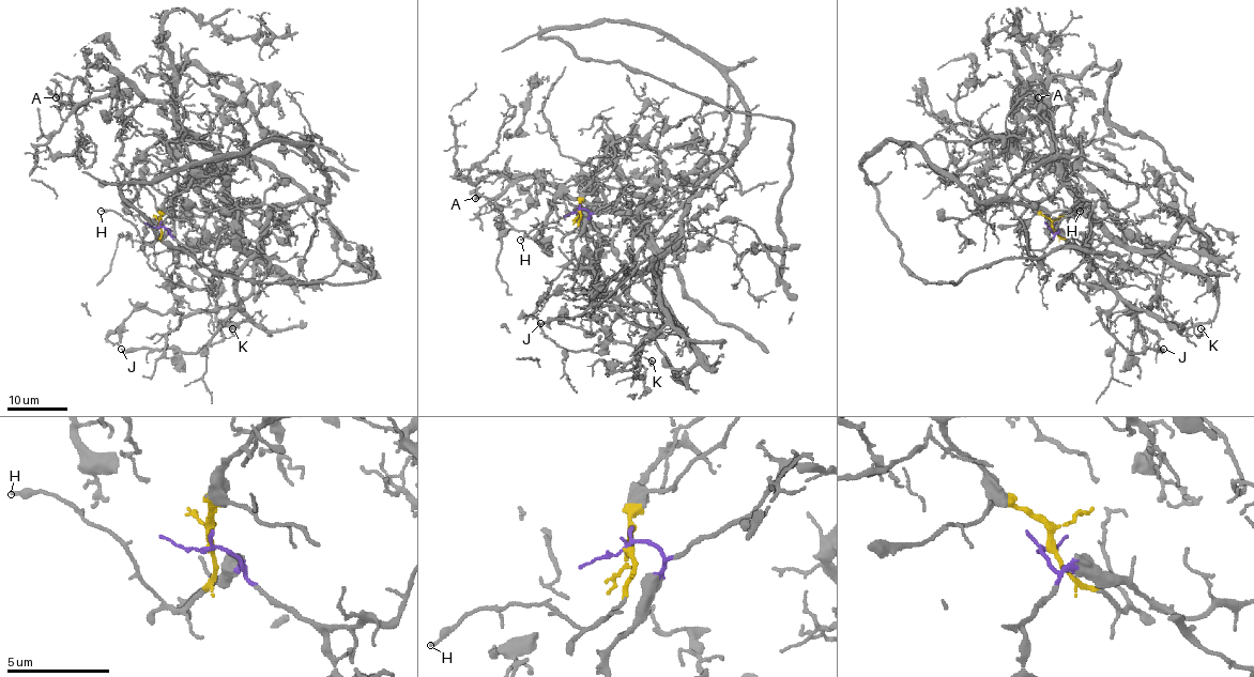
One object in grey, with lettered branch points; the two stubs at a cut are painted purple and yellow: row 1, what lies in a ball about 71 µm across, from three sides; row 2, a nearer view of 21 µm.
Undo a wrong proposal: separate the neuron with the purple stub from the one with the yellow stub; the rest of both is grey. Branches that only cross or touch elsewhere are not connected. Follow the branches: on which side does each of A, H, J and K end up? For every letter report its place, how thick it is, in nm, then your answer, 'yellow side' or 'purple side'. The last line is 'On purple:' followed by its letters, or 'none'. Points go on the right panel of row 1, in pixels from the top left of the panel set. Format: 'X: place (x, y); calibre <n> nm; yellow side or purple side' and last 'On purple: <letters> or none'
A: place (1038, 97); calibre 160 nm; purple side
H: place (1080, 211); calibre 240 nm; yellow side
J: place (1163, 349); calibre 200 nm; yellow side
K: place (1201, 328); calibre 140 nm; yellow side
On purple: A

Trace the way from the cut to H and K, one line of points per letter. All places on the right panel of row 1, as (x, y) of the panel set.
H: (1050, 226), (1073, 244), (1074, 240), (1067, 226), (1068, 214), (1071, 210), (1079, 211)
K: (1050, 226), (1021, 189), (1056, 156), (1041, 159), (1008, 193), (1042, 210), (1133, 307), (1198, 338), (1201, 327)

